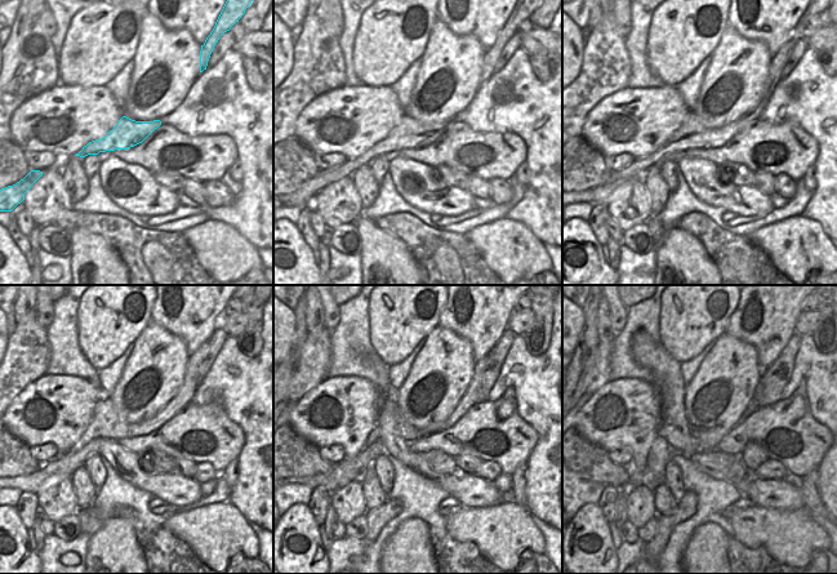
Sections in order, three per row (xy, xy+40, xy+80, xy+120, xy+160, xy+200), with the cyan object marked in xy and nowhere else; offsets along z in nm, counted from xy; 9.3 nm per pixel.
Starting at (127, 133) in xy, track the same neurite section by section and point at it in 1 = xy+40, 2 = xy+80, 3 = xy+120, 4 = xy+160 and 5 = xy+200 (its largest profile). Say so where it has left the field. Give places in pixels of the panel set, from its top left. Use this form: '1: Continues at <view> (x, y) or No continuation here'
1: Continues at xy+40 (409, 134)
2: Continues at xy+80 (693, 134)
3: Continues at xy+120 (106, 423)
4: Continues at xy+160 (472, 395)
5: Continues at xy+200 (752, 406).

